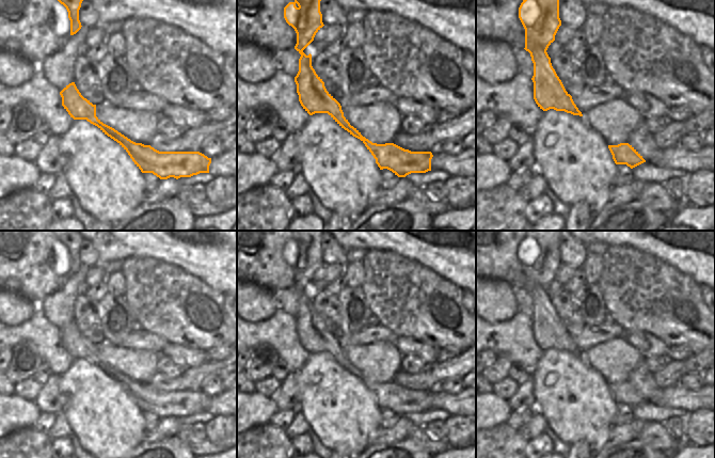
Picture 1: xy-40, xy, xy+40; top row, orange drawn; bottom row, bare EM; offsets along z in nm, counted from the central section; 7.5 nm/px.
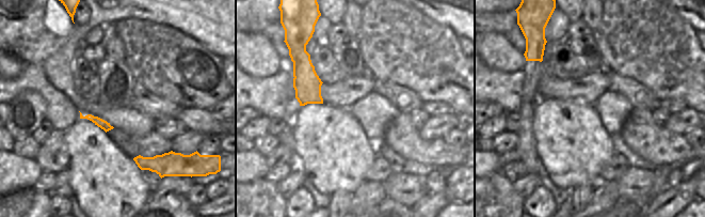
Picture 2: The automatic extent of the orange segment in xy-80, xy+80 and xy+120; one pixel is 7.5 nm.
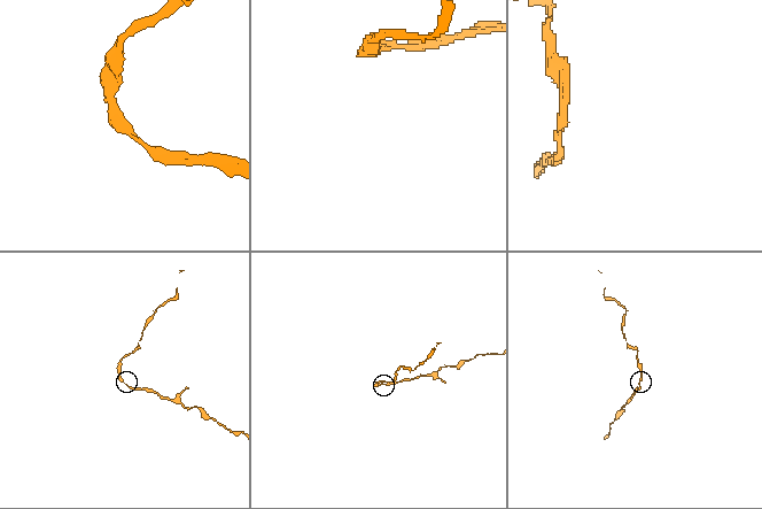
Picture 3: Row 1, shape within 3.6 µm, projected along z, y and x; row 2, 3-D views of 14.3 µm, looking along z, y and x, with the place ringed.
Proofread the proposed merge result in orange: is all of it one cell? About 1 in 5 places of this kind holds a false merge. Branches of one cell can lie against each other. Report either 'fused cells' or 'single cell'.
fused cells

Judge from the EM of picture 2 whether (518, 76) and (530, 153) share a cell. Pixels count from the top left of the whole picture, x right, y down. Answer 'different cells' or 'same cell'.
different cells

